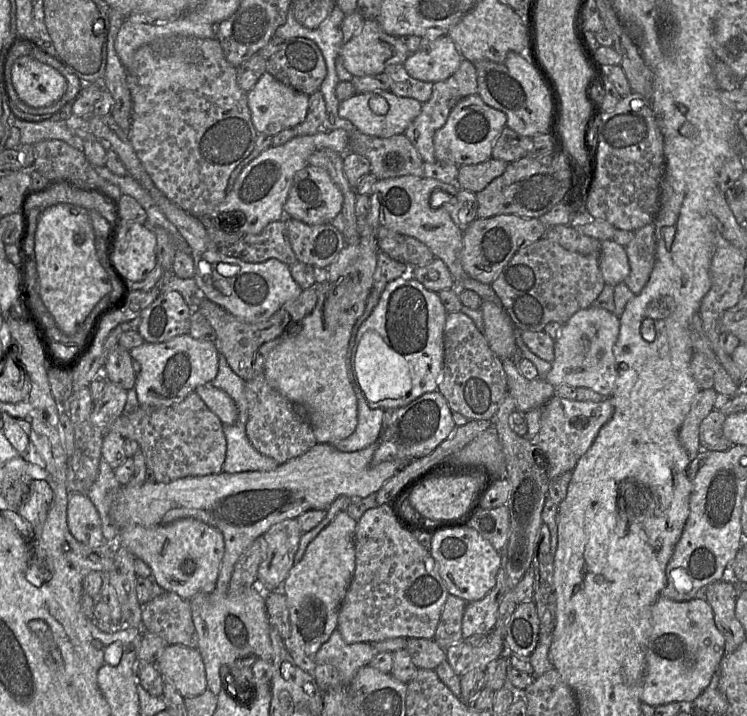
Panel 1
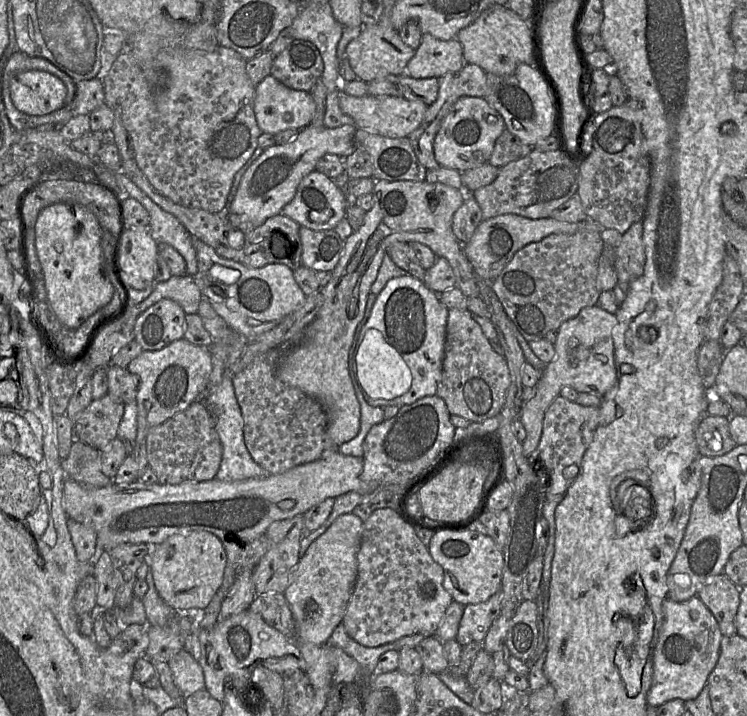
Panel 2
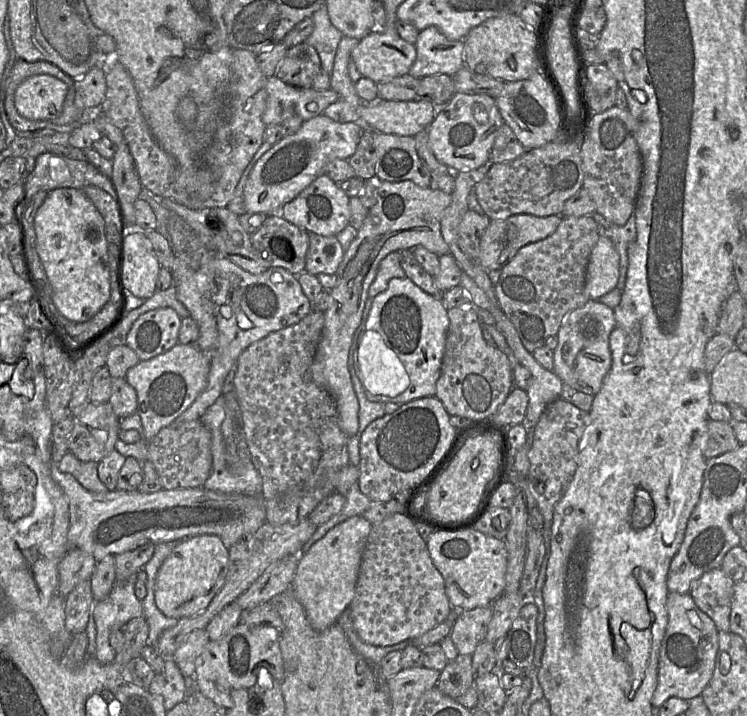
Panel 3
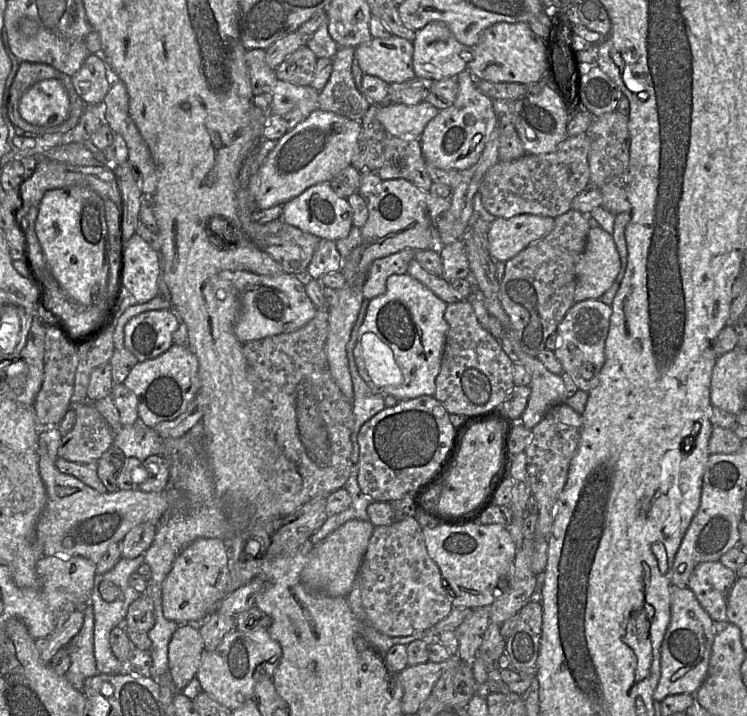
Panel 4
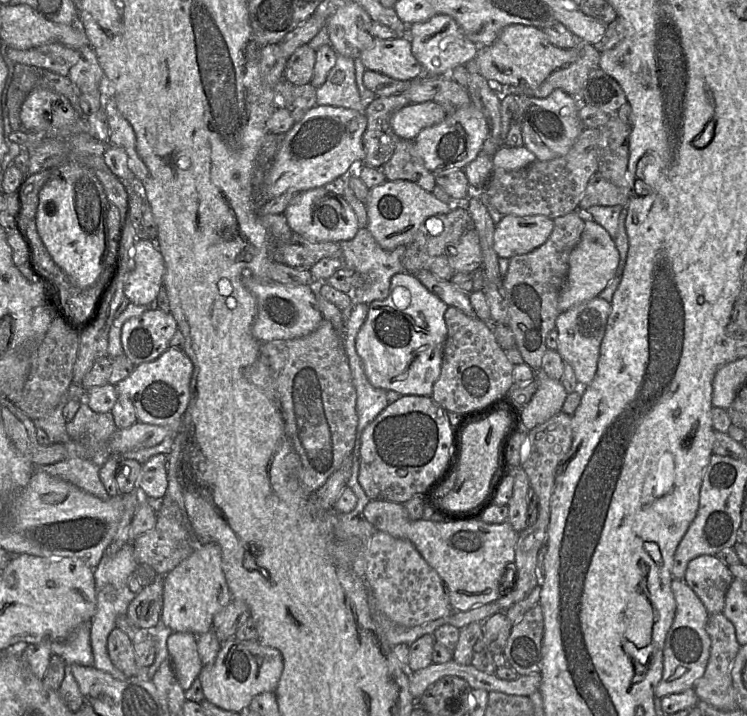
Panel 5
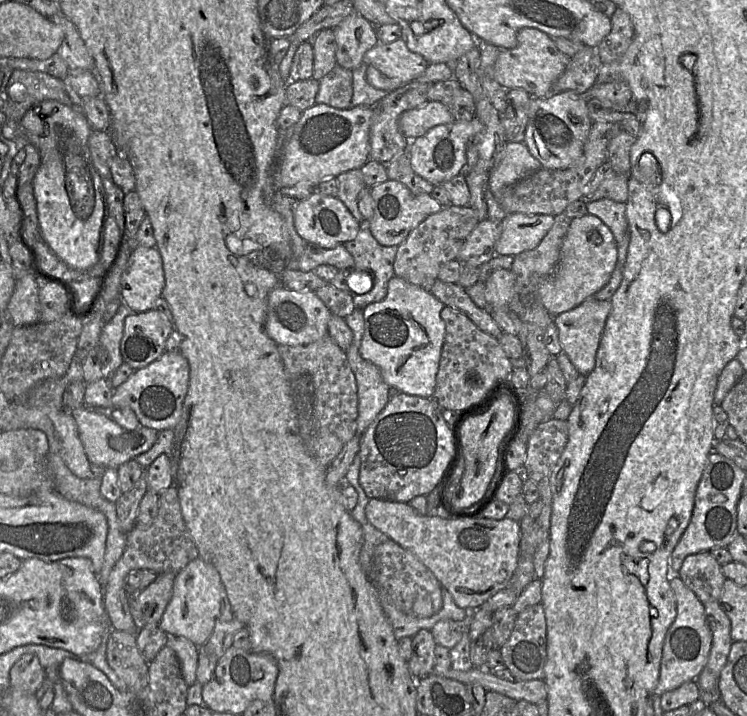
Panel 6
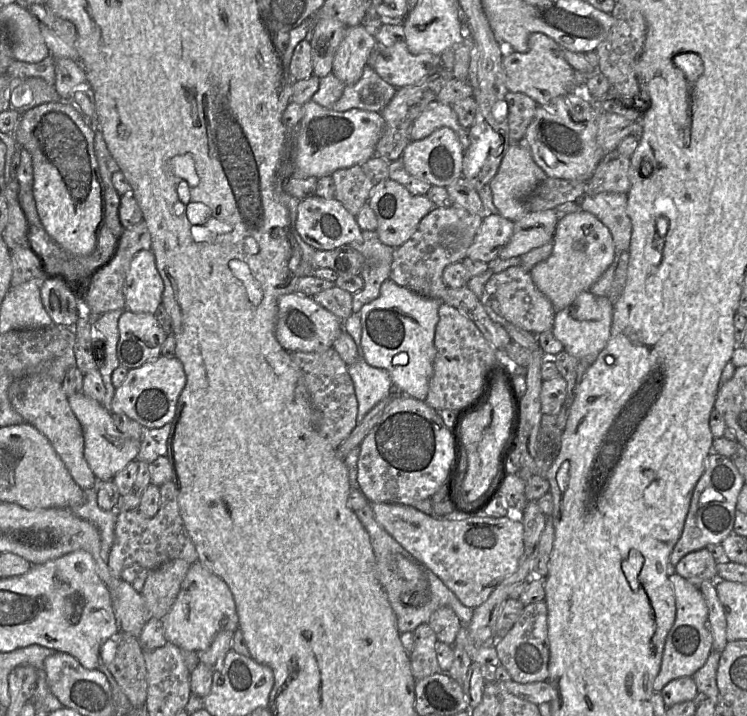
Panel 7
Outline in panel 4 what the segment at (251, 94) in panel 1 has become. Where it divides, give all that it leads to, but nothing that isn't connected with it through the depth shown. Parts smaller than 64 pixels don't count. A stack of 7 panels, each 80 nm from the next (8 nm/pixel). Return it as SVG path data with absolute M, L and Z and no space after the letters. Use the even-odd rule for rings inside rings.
M278 80L273 87L273 100L270 114L284 116L291 110L299 109L306 117L319 109L319 91L308 86L297 86Z

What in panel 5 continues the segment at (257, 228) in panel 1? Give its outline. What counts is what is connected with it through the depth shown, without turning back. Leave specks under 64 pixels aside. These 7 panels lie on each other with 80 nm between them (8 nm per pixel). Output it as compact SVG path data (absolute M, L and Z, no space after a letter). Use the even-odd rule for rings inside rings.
M315 105L284 135L281 147L265 181L265 200L284 193L301 193L324 187L339 177L346 177L357 170L365 157L362 137L367 127L365 112L330 105Z

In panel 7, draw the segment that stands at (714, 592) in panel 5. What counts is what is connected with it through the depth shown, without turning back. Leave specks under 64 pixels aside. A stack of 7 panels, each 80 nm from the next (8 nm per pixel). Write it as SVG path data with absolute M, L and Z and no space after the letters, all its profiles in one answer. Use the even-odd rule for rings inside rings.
M703 548L682 557L675 567L675 573L699 589L704 581L717 580L717 562Z

